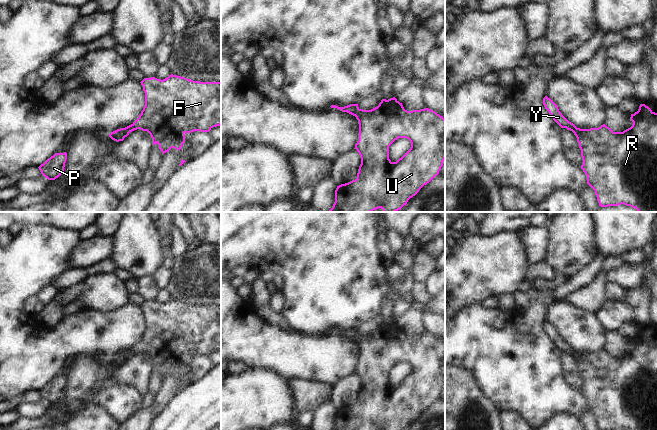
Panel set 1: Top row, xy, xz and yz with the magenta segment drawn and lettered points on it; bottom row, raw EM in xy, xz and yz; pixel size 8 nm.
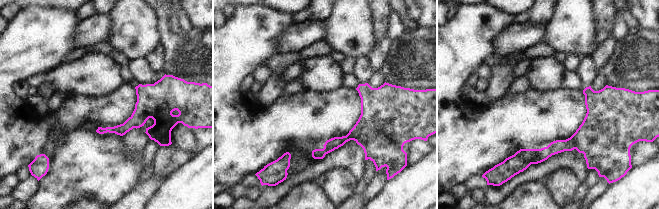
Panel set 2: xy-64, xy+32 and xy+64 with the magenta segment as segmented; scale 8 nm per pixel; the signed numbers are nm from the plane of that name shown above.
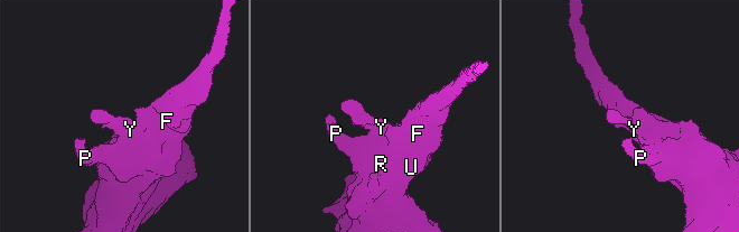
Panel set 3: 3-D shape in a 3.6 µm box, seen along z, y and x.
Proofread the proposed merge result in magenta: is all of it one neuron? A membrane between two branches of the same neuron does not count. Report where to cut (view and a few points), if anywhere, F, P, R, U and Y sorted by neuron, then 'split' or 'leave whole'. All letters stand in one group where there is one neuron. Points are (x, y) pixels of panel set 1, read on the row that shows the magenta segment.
cut none; groups F P R U Y; leave whole

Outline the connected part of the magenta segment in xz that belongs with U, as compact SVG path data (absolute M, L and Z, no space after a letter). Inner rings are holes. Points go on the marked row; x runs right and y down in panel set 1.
M395 97L388 100L382 99L379 105L371 110L360 109L358 104L344 107L331 105L330 107L347 112L358 120L358 141L354 149L360 155L361 164L355 180L337 186L335 202L328 212L372 212L378 208L381 208L383 212L396 212L439 174L445 160L445 119L435 111L428 108L407 111ZM398 138L408 139L411 147L396 162L392 162L389 159L389 146Z

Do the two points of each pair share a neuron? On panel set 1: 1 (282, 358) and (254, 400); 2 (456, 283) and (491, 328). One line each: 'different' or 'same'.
1: different
2: different

